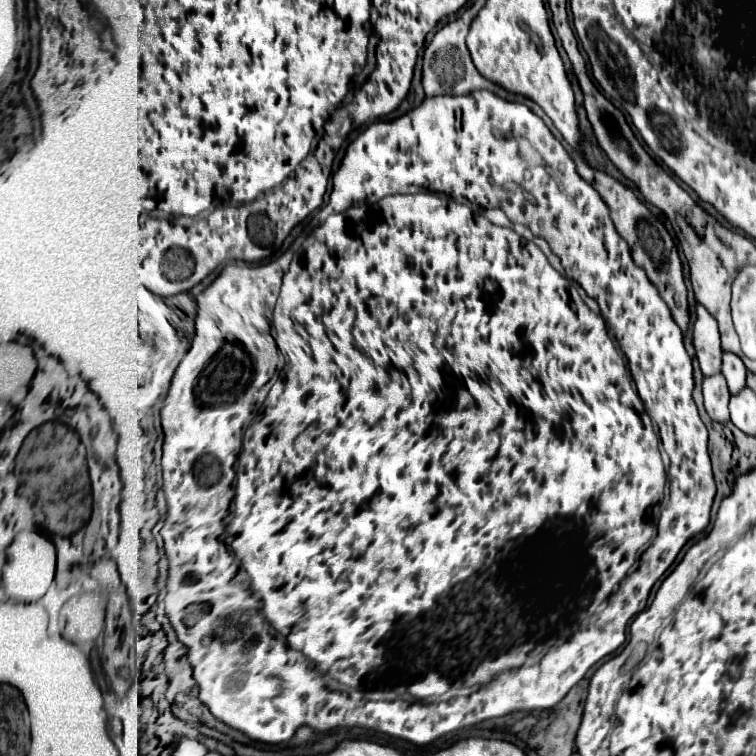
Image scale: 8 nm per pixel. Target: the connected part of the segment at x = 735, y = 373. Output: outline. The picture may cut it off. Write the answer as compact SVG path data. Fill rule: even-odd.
M726 352L724 358L722 358L722 374L728 382L728 388L732 394L738 394L740 390L746 388L746 376L748 376L748 370L742 362L740 356L736 354L730 354Z

